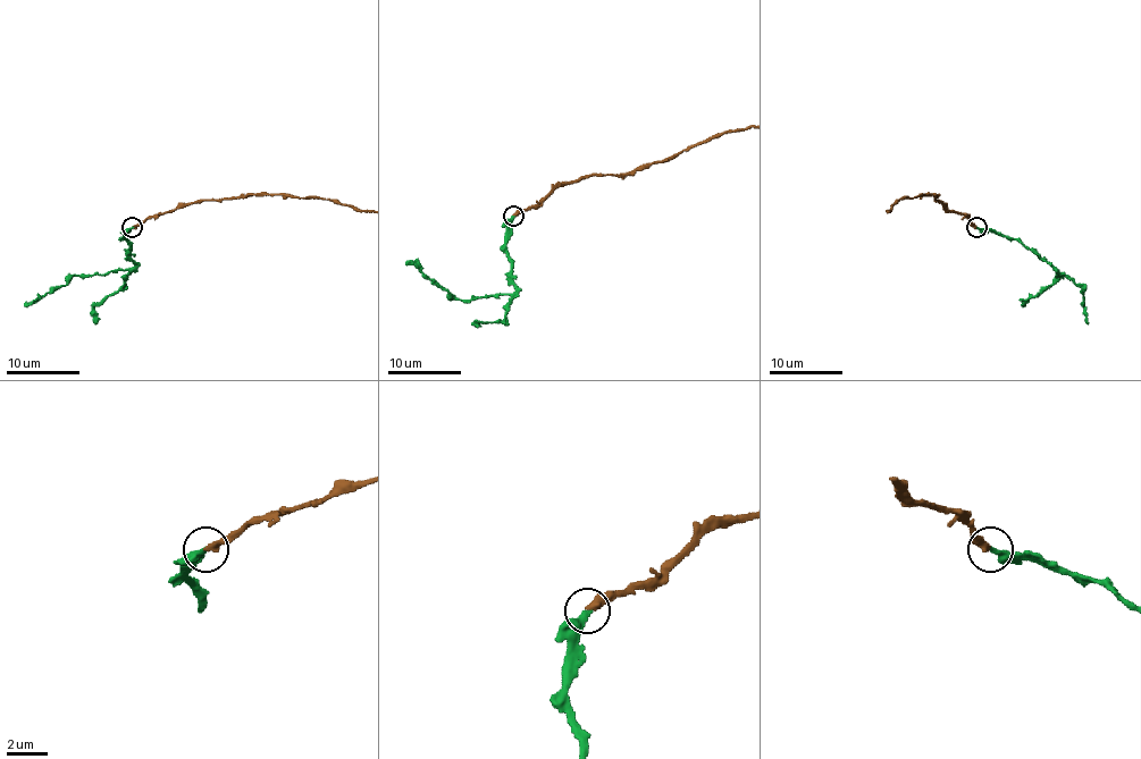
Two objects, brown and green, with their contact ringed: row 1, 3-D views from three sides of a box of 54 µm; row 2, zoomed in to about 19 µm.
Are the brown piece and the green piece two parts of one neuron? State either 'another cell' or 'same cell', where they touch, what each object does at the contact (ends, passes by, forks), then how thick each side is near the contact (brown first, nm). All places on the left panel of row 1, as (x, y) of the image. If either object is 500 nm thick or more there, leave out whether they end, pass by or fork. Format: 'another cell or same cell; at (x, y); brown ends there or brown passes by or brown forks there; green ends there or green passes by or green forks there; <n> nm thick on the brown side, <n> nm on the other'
same cell; at (132, 227); brown ends there; green ends there; 360 nm thick on the brown side, 320 nm on the other

